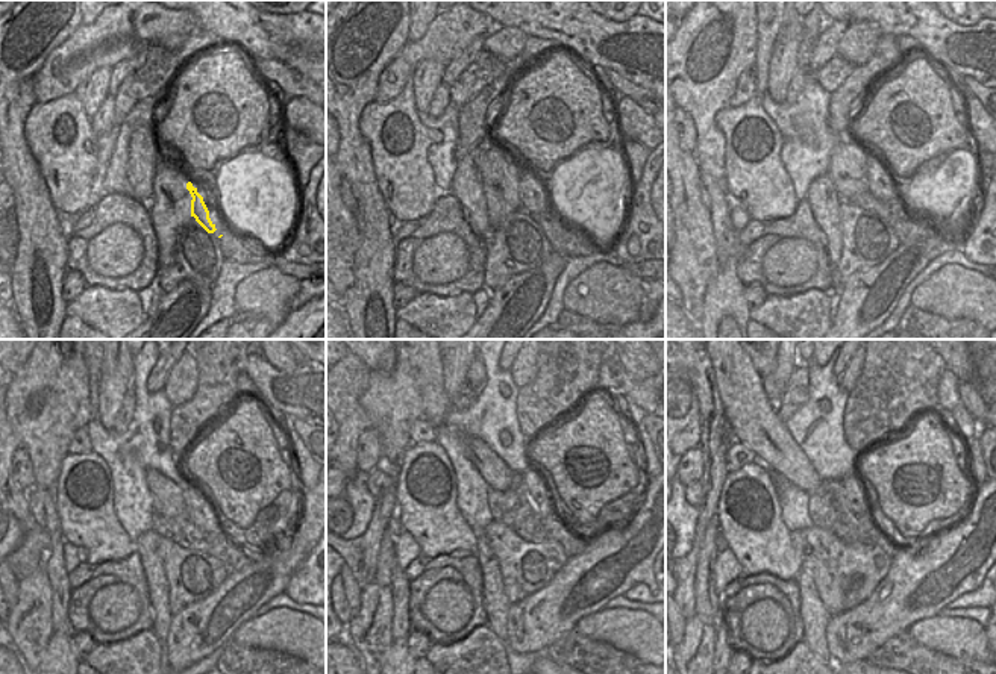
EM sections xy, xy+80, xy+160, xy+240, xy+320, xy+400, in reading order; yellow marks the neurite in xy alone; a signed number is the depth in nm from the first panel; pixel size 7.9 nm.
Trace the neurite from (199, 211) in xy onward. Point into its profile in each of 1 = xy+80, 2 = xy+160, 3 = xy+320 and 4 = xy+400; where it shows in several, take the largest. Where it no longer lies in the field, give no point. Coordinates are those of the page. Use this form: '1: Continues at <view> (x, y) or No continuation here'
1: Continues at xy+80 (531, 184)
2: Continues at xy+160 (880, 182)
3: Continues at xy+320 (525, 509)
4: Continues at xy+400 (857, 500).

